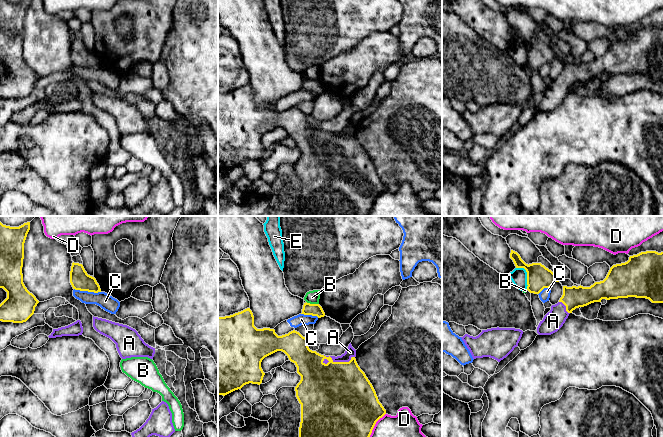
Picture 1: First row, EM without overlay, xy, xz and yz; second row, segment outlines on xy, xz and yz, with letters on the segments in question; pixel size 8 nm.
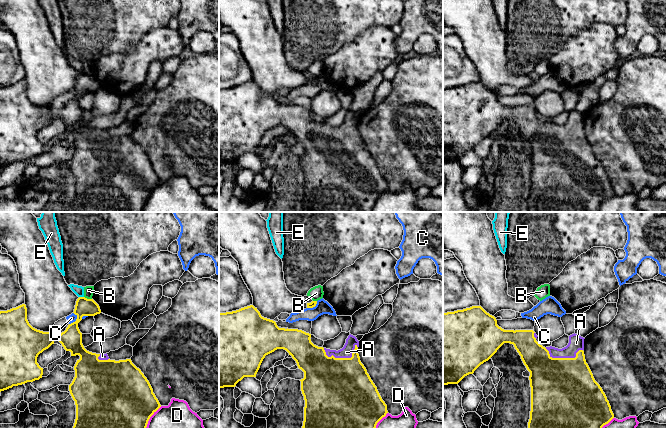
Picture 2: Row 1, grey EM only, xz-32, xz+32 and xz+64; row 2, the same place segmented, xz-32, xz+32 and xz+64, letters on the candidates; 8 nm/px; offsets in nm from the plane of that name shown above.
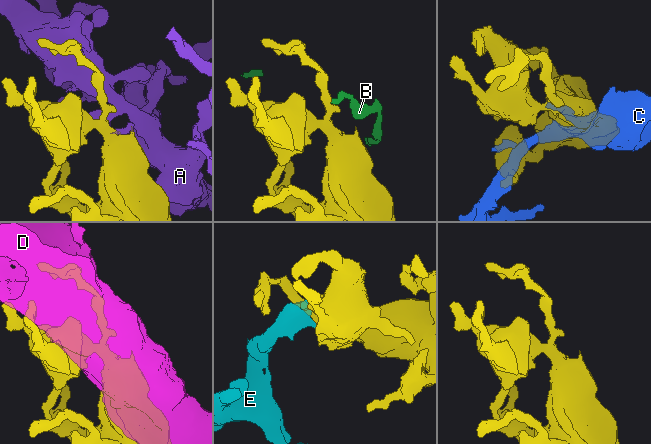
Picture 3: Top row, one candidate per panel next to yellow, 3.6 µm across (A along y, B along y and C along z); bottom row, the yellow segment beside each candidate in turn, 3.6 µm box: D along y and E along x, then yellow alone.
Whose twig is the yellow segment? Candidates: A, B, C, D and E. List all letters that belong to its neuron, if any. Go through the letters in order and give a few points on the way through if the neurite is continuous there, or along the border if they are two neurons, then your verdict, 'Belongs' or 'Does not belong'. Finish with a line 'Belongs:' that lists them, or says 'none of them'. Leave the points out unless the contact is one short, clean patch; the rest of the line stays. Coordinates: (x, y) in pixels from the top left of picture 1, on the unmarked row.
A: Belongs
B: Boundary: xz (306, 77), (318, 80). Does not belong
C: Boundary: xy (74, 64), (80, 67), (100, 68). Does not belong
D: Does not belong
E: Does not belong
Belongs: A

